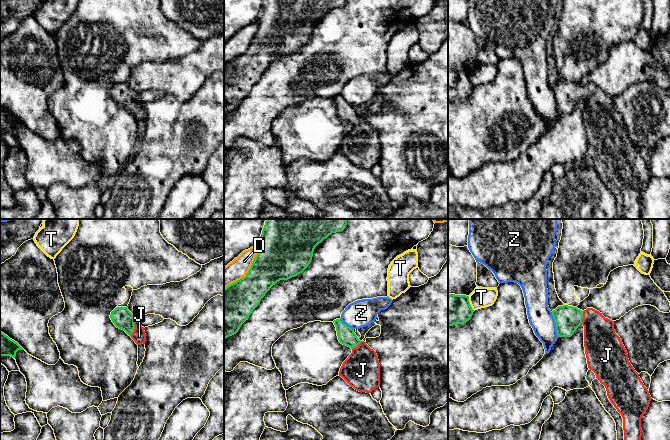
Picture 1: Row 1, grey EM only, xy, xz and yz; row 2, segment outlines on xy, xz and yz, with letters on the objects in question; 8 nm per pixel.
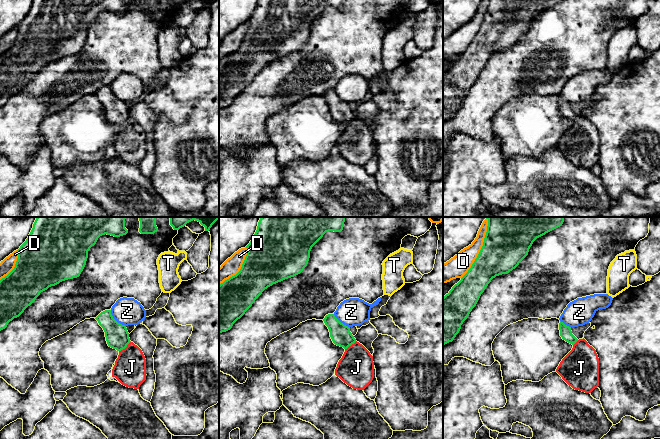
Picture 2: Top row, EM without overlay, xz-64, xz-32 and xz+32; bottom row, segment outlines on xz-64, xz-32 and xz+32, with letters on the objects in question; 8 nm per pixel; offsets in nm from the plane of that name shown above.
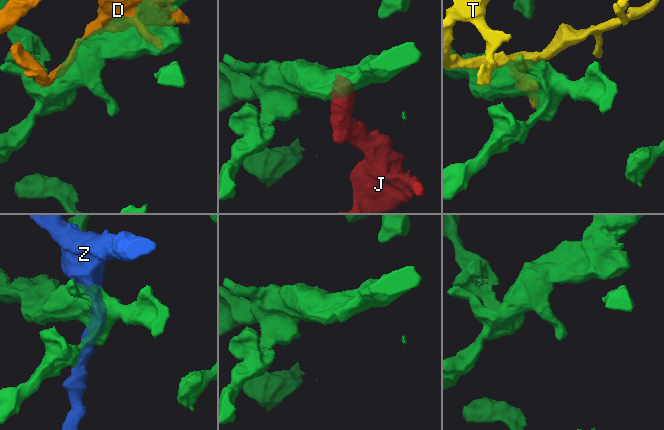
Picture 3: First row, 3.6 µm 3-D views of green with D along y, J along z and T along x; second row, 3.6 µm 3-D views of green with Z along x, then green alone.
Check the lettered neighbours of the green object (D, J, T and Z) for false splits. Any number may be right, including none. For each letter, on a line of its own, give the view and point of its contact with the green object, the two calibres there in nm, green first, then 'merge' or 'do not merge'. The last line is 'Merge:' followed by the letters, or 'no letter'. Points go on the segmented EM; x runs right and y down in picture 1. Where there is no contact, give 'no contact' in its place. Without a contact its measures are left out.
D: contact xz (249, 269); calibres 340 and 160 nm; do not merge
J: contact xy (134, 326); calibres 160 and 110 nm; merge
T: contact yz (469, 303); calibres 260 and 160 nm; do not merge
Z: contact yz (555, 323); calibres 200 and 190 nm; do not merge
Merge: J

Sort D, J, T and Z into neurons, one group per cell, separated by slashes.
D / J / T / Z

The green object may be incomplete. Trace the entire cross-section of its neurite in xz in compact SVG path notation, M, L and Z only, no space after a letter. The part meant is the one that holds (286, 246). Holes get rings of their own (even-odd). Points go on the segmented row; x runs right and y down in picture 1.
M266 219L255 257L246 276L224 288L224 341L236 334L261 299L280 280L302 273L315 247L332 233L343 231L348 219Z

